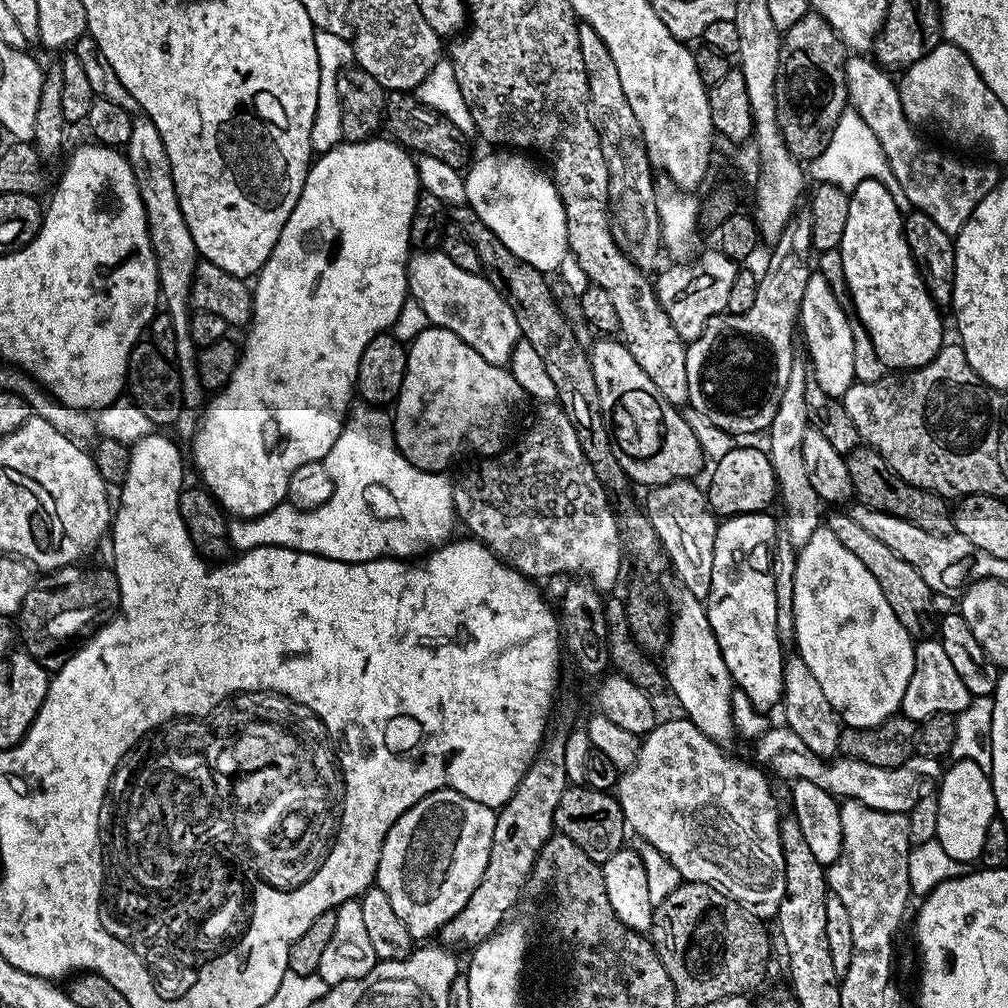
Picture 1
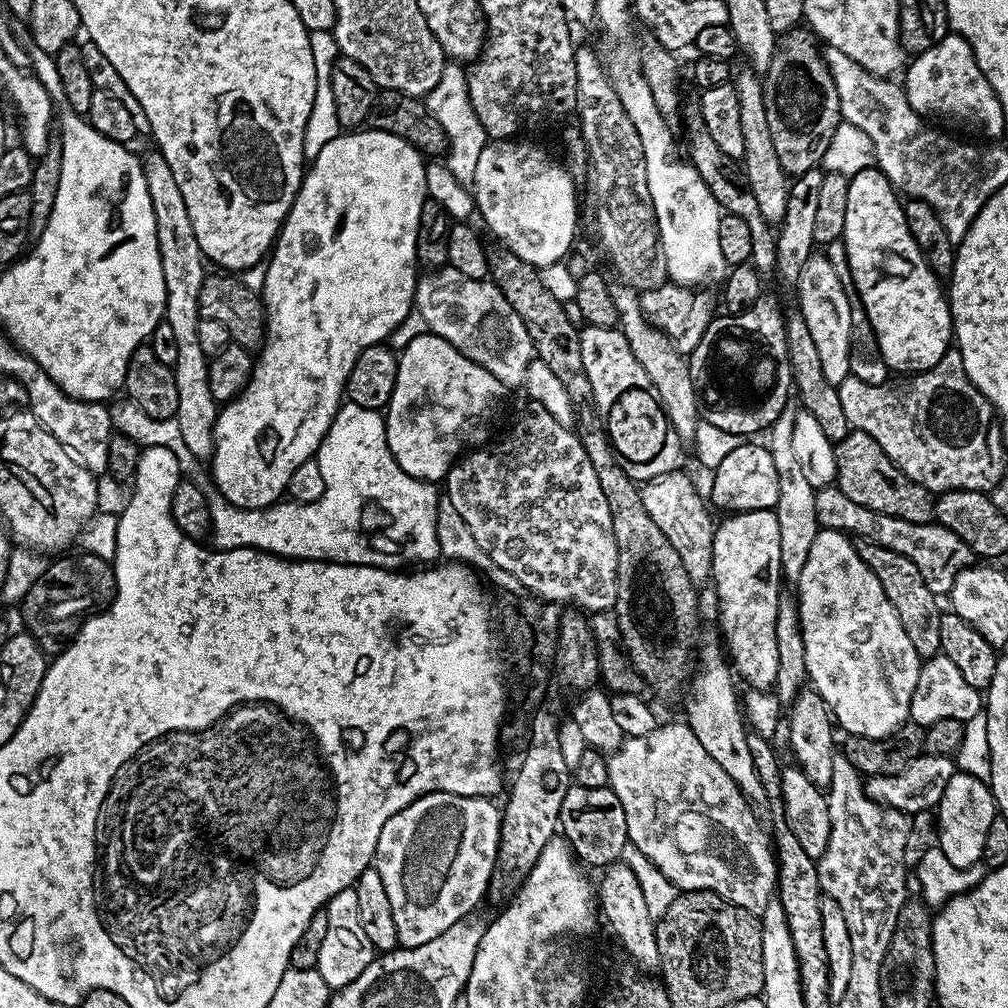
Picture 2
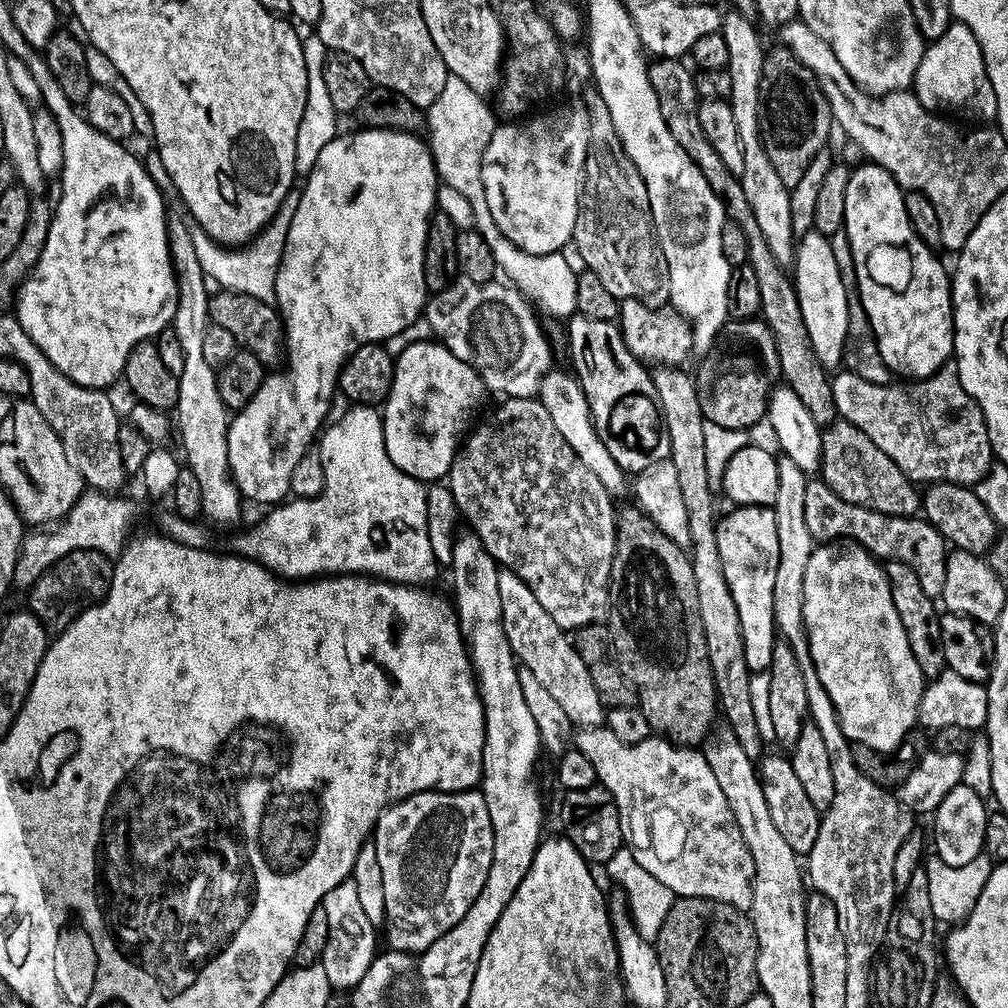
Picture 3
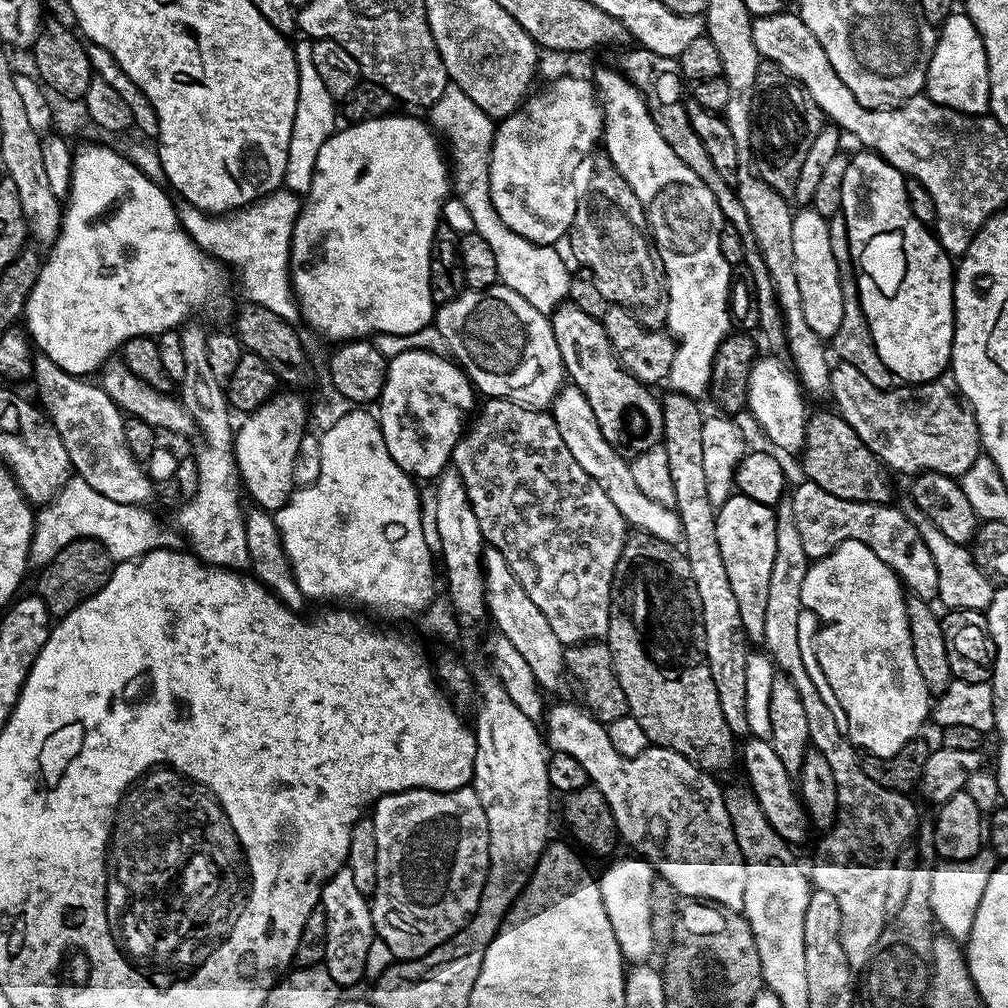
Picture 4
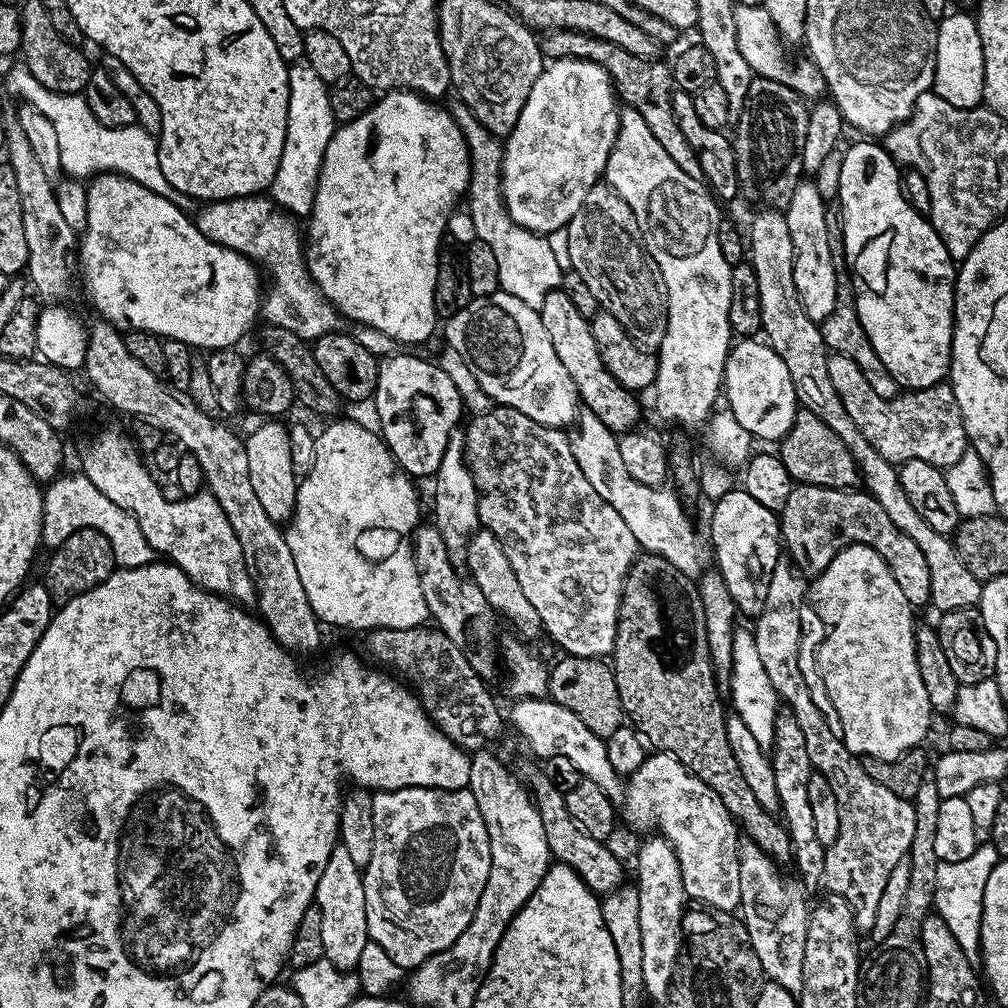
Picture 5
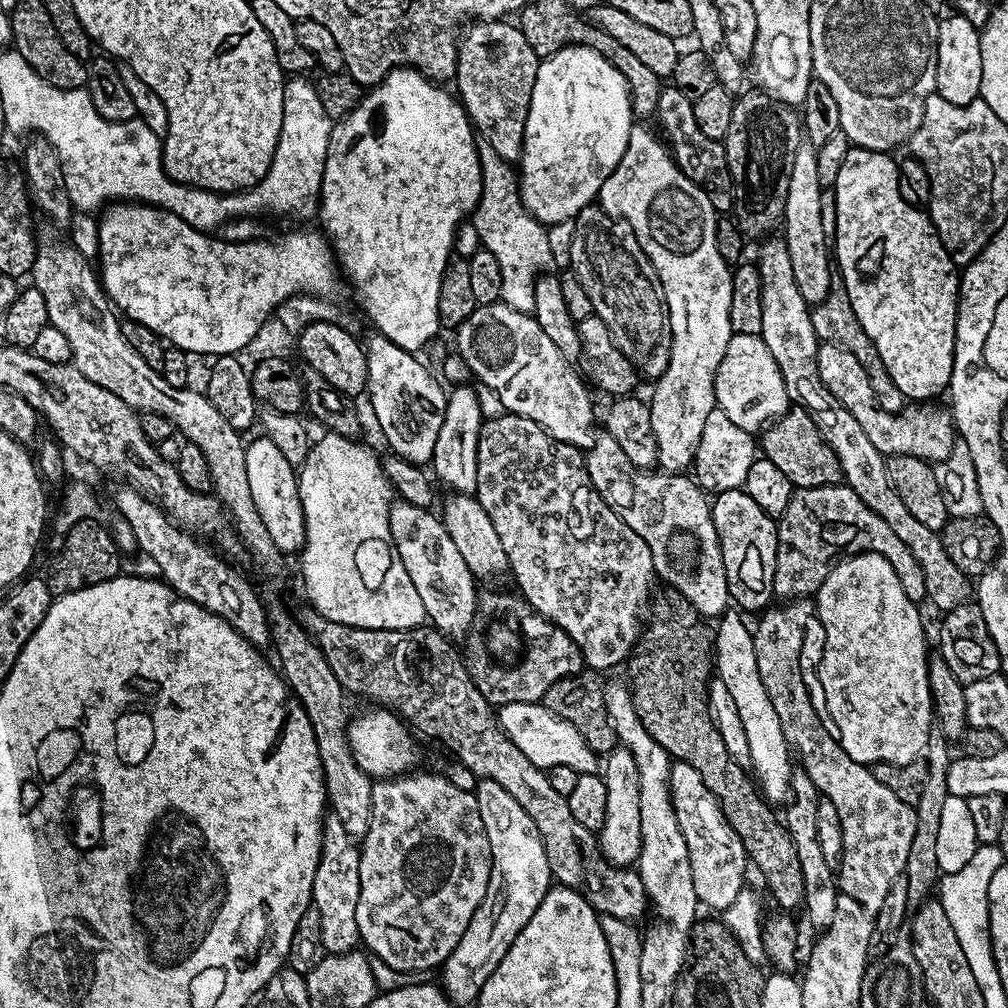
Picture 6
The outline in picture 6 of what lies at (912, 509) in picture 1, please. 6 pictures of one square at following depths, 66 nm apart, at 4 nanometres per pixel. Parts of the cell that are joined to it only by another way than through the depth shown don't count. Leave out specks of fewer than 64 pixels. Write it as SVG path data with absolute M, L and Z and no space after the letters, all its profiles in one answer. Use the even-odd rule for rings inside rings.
M792 406L788 412L777 416L763 429L759 437L758 448L763 459L774 462L786 478L790 478L793 489L797 488L817 488L823 484L841 483L840 463L830 450L830 446L822 438L818 426L814 426L814 418L806 409L799 406Z

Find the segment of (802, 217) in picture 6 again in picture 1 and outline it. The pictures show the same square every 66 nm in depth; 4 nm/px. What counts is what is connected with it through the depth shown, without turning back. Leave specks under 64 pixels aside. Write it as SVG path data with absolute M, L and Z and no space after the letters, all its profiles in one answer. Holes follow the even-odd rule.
M818 274L809 275L806 282L806 294L802 294L798 328L804 332L804 344L808 347L808 360L811 379L826 394L842 398L846 390L855 381L854 374L854 334L850 334L850 316L844 313L845 305L838 298L834 298L834 290L826 278Z

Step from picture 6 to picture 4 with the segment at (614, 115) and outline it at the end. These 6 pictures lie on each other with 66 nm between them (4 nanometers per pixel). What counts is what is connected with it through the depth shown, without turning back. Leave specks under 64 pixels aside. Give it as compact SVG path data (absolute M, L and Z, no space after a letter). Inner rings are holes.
M580 76L558 77L549 88L542 89L537 96L529 95L514 114L510 114L505 120L501 120L495 125L496 137L493 139L493 148L490 150L489 158L490 198L493 200L493 206L498 212L498 216L514 234L521 235L531 243L545 245L553 245L558 238L569 234L574 222L574 214L578 210L578 202L584 198L584 192L588 189L588 180L594 171L593 156L597 151L595 148L598 148L601 143L603 130L604 113L600 107L593 81L591 79L583 80Z

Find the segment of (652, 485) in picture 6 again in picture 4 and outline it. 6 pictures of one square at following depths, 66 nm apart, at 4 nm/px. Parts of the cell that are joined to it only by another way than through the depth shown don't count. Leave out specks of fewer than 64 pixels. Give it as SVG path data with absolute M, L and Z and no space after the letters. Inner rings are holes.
M565 386L561 388L559 394L552 400L550 415L558 426L558 434L562 434L562 442L574 454L574 462L590 474L606 490L606 498L618 506L622 518L633 529L650 534L659 540L676 542L681 539L680 519L676 517L675 511L669 505L659 504L654 498L646 498L642 490L638 490L638 485L634 482L632 465L625 457L602 438L602 430L598 430L598 418L594 418L594 410L590 410L590 402L586 402L586 394L578 390L575 386Z

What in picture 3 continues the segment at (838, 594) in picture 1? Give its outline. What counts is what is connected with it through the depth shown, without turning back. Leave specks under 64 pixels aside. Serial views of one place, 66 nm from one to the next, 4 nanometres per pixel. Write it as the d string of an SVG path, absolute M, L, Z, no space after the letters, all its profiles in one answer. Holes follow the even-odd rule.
M847 538L835 542L824 542L813 547L810 562L806 565L806 578L802 582L802 614L804 615L804 631L808 638L810 658L814 662L814 670L834 706L840 719L845 738L852 744L865 744L879 752L894 752L896 747L917 727L920 714L920 699L924 693L926 678L914 659L910 650L910 642L906 638L906 630L902 630L902 622L898 622L898 610L894 610L894 598L890 594L887 571L881 561L873 556L868 549Z

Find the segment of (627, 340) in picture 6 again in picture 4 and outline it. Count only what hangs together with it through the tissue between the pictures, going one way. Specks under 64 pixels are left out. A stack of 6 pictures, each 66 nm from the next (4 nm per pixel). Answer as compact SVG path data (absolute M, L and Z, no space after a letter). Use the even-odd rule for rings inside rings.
M600 154L595 157L594 171L588 180L584 198L578 202L570 235L581 269L591 276L598 286L598 291L602 293L602 298L606 298L609 305L617 304L627 308L644 327L653 330L659 329L667 321L668 280L664 277L663 266L654 255L654 245L646 231L644 207L642 202L638 202L634 190L630 190L630 186L622 178L620 169L608 161L607 155Z

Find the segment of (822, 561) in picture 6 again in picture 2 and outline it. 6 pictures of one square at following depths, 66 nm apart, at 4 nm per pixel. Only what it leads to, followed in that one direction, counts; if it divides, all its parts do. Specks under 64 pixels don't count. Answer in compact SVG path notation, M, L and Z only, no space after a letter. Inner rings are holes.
M838 487L819 489L816 493L814 510L816 523L820 528L833 528L856 538L873 540L878 546L886 546L886 550L894 550L910 558L910 562L918 566L926 586L930 586L935 596L949 595L956 575L964 568L973 567L974 555L970 546L955 532L946 530L935 522L930 524L902 522L902 518L890 518L886 514L866 510L866 506L858 506L858 502L850 502L850 498L846 498L846 494L842 494L842 490Z

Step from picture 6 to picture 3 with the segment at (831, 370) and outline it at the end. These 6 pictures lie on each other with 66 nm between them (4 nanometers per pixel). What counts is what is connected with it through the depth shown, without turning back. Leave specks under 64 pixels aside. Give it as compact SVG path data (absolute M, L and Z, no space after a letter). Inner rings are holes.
M955 363L944 364L932 376L912 378L907 382L871 384L866 378L858 378L858 374L847 370L837 371L831 381L837 413L858 426L858 430L862 430L862 434L866 434L866 438L870 438L870 442L874 442L874 446L878 446L878 450L882 450L882 454L893 460L898 470L905 472L914 482L924 480L925 485L943 482L975 486L992 467L992 443L984 415L978 402L966 394Z

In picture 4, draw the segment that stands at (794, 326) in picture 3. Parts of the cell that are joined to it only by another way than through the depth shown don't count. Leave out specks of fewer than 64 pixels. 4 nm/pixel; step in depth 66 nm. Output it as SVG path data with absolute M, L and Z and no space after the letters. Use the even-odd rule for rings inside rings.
M632 46L621 52L624 53L620 56L620 64L618 63L619 71L623 72L624 77L639 92L644 93L644 98L648 101L650 118L654 118L654 126L658 126L658 134L666 138L670 150L678 154L681 164L690 166L690 170L698 174L702 182L706 182L710 194L714 194L714 202L718 202L718 210L724 215L726 223L734 226L734 230L738 230L738 238L742 238L744 247L743 267L751 279L752 290L756 297L758 328L764 331L764 336L770 343L783 345L784 315L780 313L774 282L770 282L770 270L766 270L766 262L762 262L762 254L758 251L758 242L754 242L754 230L750 230L750 218L746 218L746 206L742 206L735 187L718 174L714 162L710 162L710 154L706 154L706 146L702 146L702 140L698 138L698 134L694 134L694 126L690 126L688 105L685 103L686 81L680 72L679 59L654 54L641 46Z

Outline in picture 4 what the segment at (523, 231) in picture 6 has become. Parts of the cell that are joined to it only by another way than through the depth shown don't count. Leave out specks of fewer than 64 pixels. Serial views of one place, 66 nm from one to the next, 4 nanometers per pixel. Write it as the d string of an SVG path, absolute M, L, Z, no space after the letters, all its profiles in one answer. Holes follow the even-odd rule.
M448 83L438 102L432 104L430 119L433 129L450 144L448 154L452 173L450 180L455 197L466 206L474 221L475 232L482 235L497 259L499 281L520 294L526 302L544 315L563 303L569 292L572 273L566 270L553 245L536 244L514 234L498 216L490 198L489 158L496 137L495 121L474 105L458 85Z

